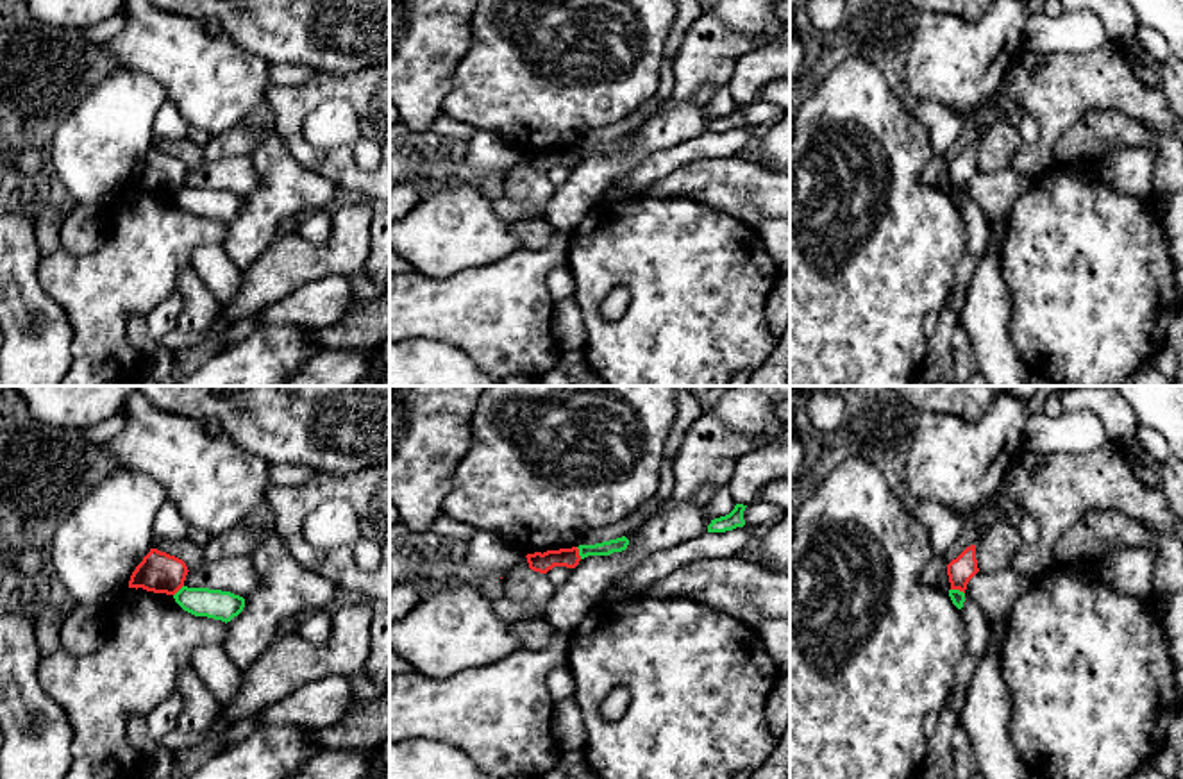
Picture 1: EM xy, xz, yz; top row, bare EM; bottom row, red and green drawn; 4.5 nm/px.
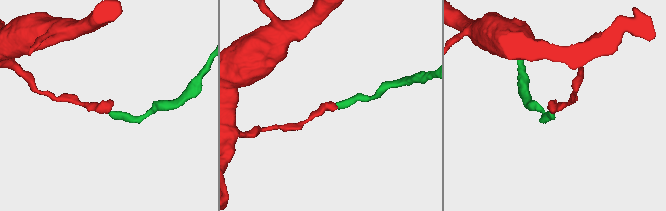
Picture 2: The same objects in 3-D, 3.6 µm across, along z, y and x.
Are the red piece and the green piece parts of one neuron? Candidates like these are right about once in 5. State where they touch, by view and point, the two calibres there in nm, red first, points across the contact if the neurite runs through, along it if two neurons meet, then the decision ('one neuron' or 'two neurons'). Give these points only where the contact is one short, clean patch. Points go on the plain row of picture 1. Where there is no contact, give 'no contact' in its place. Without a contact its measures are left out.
yz (958, 188) | 120/60 nm | along yz (951, 188), (958, 188), (964, 193) | two neurons

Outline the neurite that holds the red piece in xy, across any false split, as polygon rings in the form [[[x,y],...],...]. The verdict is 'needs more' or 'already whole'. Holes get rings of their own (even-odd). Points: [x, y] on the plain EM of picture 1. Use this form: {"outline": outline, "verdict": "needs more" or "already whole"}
{"outline": [[[150,148],[130,175],[129,188],[175,195],[186,180],[188,166],[182,159]]], "verdict": "already whole"}

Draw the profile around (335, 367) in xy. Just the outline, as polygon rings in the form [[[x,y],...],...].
[[[381,345],[322,350],[291,373],[286,386],[356,386],[372,372],[379,354]]]

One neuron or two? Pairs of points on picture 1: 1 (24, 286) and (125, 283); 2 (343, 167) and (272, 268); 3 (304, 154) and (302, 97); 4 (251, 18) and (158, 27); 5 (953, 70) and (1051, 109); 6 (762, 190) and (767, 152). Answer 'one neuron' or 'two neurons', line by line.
1: two neurons
2: two neurons
3: one neuron
4: two neurons
5: two neurons
6: two neurons

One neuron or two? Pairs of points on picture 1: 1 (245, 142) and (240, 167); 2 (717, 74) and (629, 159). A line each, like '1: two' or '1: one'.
1: two
2: one

